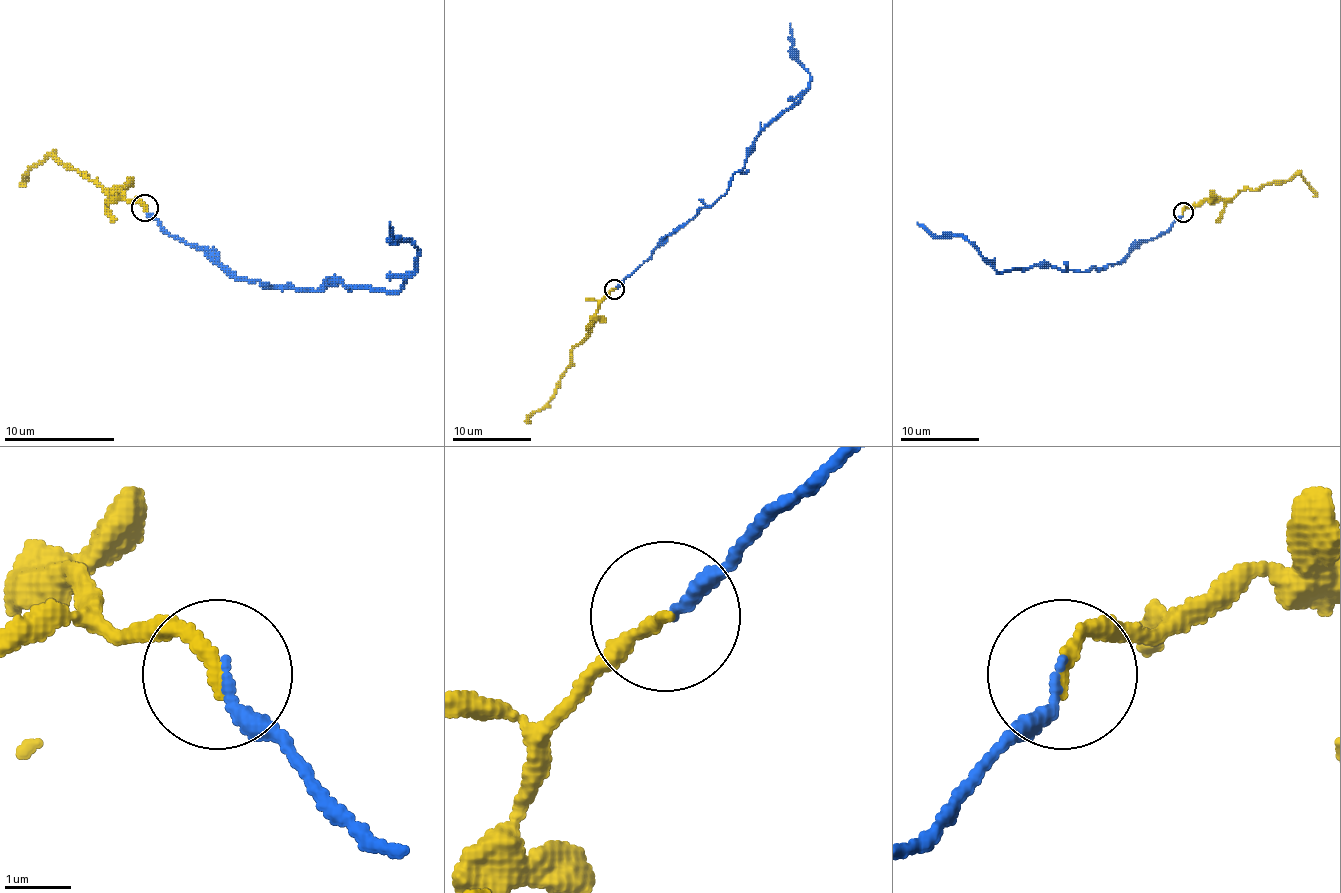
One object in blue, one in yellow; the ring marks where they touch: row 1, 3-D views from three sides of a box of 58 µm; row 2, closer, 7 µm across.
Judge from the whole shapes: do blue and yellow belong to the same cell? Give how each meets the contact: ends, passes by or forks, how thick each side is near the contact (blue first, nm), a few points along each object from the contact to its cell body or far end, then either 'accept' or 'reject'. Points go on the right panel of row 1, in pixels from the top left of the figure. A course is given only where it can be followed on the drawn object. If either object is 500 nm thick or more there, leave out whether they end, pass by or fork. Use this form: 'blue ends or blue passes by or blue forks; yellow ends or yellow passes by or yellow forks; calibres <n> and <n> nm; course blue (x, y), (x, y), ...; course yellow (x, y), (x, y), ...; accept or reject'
blue ends; yellow ends; calibres 190 and 200 nm; course blue (1182, 212), (1121, 262), (1085, 272), (1052, 266), (998, 272), (970, 242), (931, 236), (917, 222); course yellow (1182, 212), (1206, 200), (1230, 200), (1244, 188), (1260, 190), (1297, 174), (1313, 188), (1313, 196); accept

